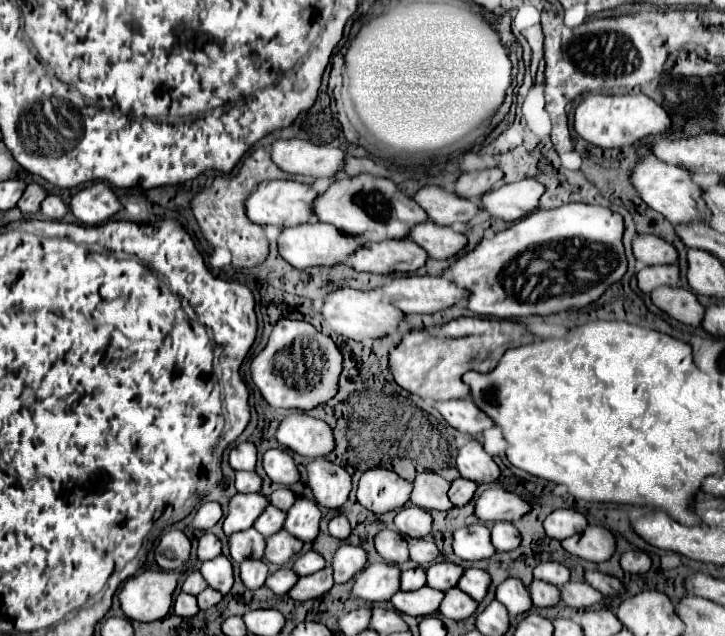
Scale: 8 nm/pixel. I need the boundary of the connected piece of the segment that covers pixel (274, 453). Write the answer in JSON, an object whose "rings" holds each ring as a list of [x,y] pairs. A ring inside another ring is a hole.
{"rings":[[[268,450],[262,456],[262,466],[268,478],[280,486],[290,486],[298,480],[298,470],[292,456],[286,450]]]}

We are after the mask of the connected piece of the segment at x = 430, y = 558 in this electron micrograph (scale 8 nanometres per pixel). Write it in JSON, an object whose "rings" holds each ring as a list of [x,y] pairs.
{"rings":[[[418,538],[418,540],[408,540],[408,550],[410,550],[410,560],[422,564],[434,562],[438,556],[438,548],[432,540],[426,538]]]}

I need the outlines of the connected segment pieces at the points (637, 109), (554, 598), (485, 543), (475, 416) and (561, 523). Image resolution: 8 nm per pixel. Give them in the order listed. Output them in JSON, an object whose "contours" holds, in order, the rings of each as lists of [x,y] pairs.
{"contours":[[[[586,94],[574,112],[574,130],[590,144],[600,148],[628,146],[644,136],[660,134],[670,128],[668,114],[644,94]]],[[[532,580],[532,584],[528,586],[528,592],[530,592],[530,598],[532,598],[532,604],[534,606],[554,606],[558,604],[558,588],[548,584],[548,582],[542,582],[542,580]]],[[[484,524],[458,528],[454,532],[452,550],[462,560],[484,560],[496,552],[490,542],[490,530]]],[[[446,400],[434,402],[432,406],[452,428],[470,436],[476,436],[482,430],[494,426],[494,422],[490,422],[490,418],[486,418],[486,414],[482,414],[470,400]]],[[[554,510],[544,520],[544,530],[550,538],[564,540],[586,528],[586,518],[576,510]]]]}

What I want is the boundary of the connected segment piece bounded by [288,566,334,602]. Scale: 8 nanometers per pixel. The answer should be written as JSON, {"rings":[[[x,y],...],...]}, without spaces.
{"rings":[[[330,566],[310,574],[310,576],[302,576],[294,586],[292,590],[288,592],[288,596],[292,600],[310,600],[310,598],[318,598],[322,596],[324,592],[328,592],[330,588],[334,586],[334,580],[332,580],[332,574],[330,574]]]}

